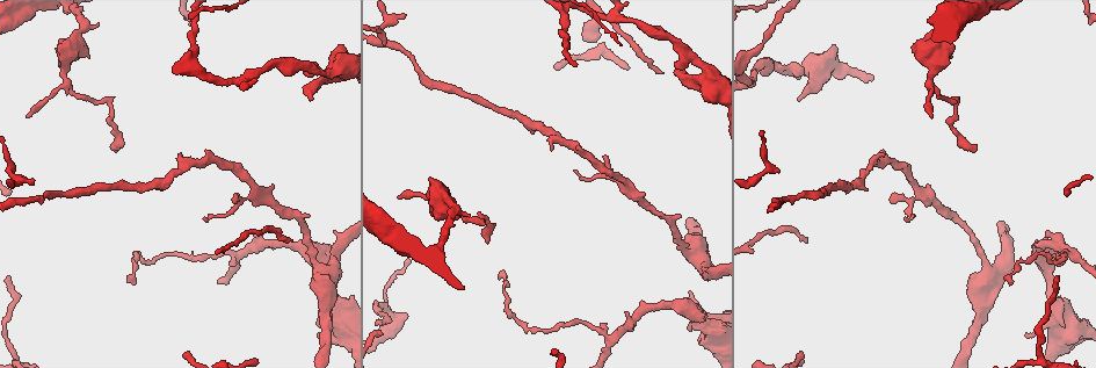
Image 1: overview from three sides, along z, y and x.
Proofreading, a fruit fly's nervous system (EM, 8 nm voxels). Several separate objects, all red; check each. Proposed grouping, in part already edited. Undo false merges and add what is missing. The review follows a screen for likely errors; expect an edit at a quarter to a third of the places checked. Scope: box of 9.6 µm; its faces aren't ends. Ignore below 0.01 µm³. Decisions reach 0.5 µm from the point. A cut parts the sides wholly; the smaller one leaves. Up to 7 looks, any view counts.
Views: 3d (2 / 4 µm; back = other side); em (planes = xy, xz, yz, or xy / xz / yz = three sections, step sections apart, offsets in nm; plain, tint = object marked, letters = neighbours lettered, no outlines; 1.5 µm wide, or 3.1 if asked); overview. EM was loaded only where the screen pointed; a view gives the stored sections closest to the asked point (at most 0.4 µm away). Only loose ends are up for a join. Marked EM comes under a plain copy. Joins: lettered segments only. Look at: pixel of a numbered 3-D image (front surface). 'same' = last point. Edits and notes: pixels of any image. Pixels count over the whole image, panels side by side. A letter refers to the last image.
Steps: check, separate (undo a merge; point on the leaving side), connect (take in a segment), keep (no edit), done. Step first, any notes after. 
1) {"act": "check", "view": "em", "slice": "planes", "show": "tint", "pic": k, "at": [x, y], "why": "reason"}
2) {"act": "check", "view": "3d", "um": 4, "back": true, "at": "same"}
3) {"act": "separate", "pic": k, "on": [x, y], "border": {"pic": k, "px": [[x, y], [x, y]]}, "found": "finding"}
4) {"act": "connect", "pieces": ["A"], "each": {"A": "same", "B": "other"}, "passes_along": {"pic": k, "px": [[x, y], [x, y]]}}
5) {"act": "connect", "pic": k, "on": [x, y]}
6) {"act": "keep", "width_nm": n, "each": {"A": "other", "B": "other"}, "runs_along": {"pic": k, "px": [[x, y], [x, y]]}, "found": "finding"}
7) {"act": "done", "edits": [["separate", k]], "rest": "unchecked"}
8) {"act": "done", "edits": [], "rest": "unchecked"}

{"act": "check", "view": "3d", "um": 2, "pic": 1, "at": [234, 200], "why": "thin end"}

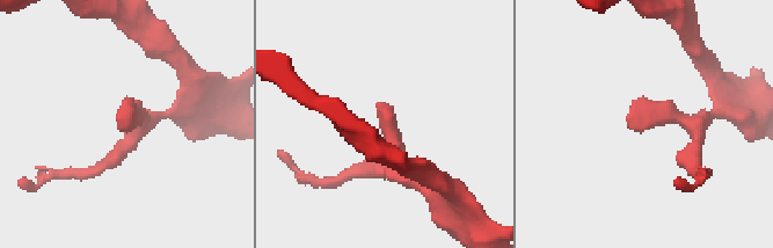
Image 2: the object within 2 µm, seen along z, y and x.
{"act": "check", "view": "em", "slice": "planes", "show": "letters", "pic": 2, "at": [122, 118]}

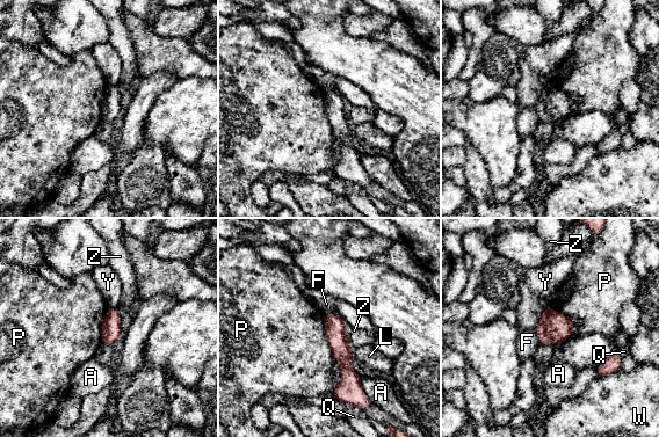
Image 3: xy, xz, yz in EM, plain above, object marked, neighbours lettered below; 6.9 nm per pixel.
{"act": "keep", "each": {"A": "other", "F": "other", "L": "other", "P": "other", "Q": "other", "W": "other", "Y": "other", "Z": "other"}, "runs_along": {"pic": 3, "px": [[327, 315], [346, 359], [342, 398]]}, "found": "none of them fits"}

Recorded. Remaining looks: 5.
{"act": "check", "view": "em", "slice": "planes", "show": "letters", "pic": 1, "at": [1060, 265], "why": "branch stops here"}

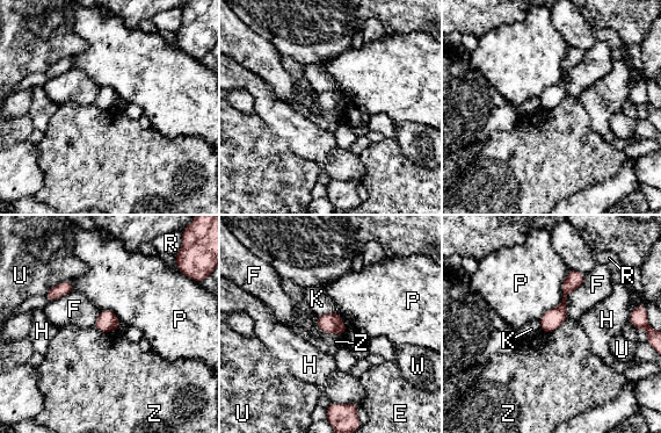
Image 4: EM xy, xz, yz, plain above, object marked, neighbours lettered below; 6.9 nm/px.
{"act": "keep", "longest_contact_nm": ["P", 420], "each": {"E": "other", "F": "other", "H": "other", "K": "other", "P": "other", "R": "other", "U": "other", "W": "other", "Z": "other"}, "found": "no lettered segment goes on from it"}

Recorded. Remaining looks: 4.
{"act": "check", "view": "3d", "um": 4, "pic": 1, "at": [687, 48], "why": "thin neck"}

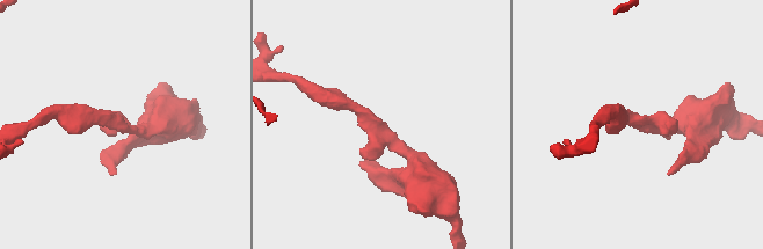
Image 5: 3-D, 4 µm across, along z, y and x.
{"act": "check", "view": "em", "slice": "planes", "show": "tint", "pic": 5, "at": [645, 125], "why": "now the EM"}

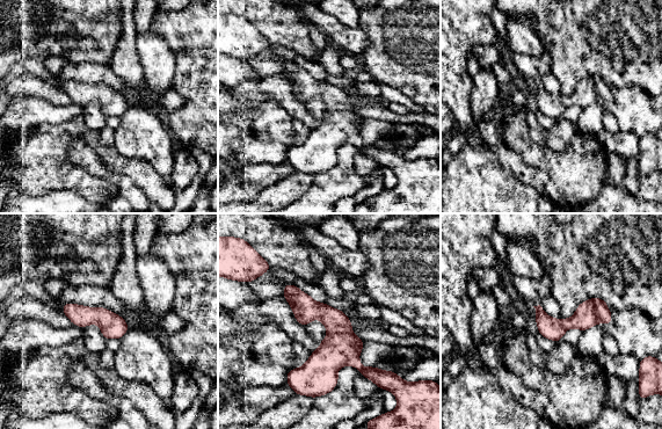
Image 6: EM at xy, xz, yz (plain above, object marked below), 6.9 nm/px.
{"act": "check", "view": "em", "slice": "planes", "show": "letters", "at": "same"}

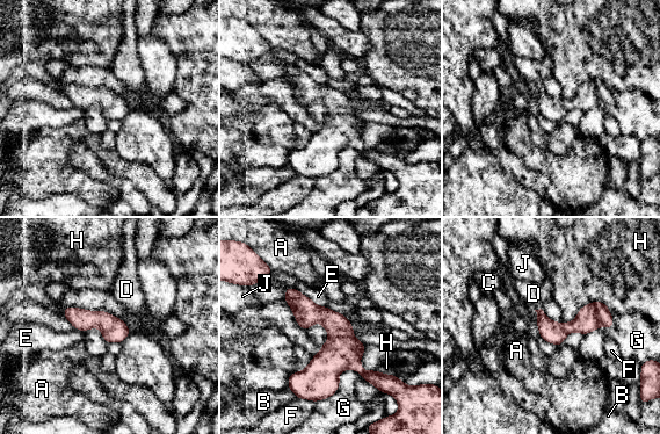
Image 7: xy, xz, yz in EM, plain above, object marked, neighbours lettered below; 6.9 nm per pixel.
{"act": "keep", "width_nm": 150, "each": {"A": "other", "B": "other", "C": "other", "D": "other", "E": "other", "F": "other", "G": "other", "H": "other", "J": "other"}, "runs_along": {"pic": 7, "px": [[288, 290], [334, 330], [323, 396]]}, "found": "continuous, no second cell"}

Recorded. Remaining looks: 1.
{"act": "done", "edits": [], "rest": "unchecked"}

